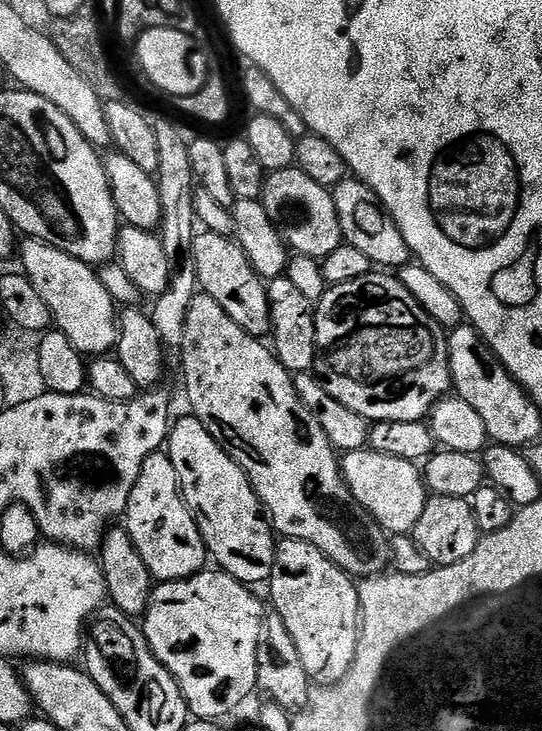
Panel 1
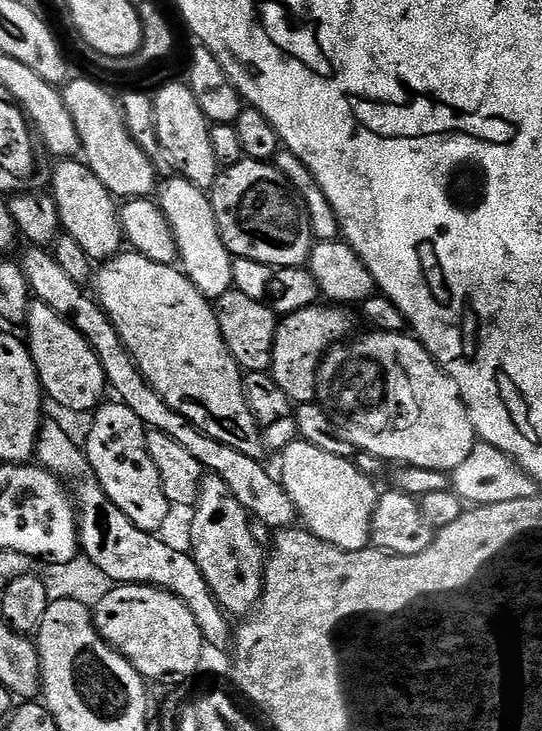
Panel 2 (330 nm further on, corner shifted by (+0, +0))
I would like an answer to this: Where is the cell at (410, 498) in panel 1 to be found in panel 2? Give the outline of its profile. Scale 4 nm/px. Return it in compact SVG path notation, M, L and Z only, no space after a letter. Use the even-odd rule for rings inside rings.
M299 438L288 444L279 453L280 473L278 479L283 484L286 494L294 502L299 519L307 531L314 533L323 544L333 544L347 552L360 552L369 547L372 538L372 519L378 499L378 491L372 485L372 480L353 461L346 456L326 454L326 450L318 450L310 442Z

